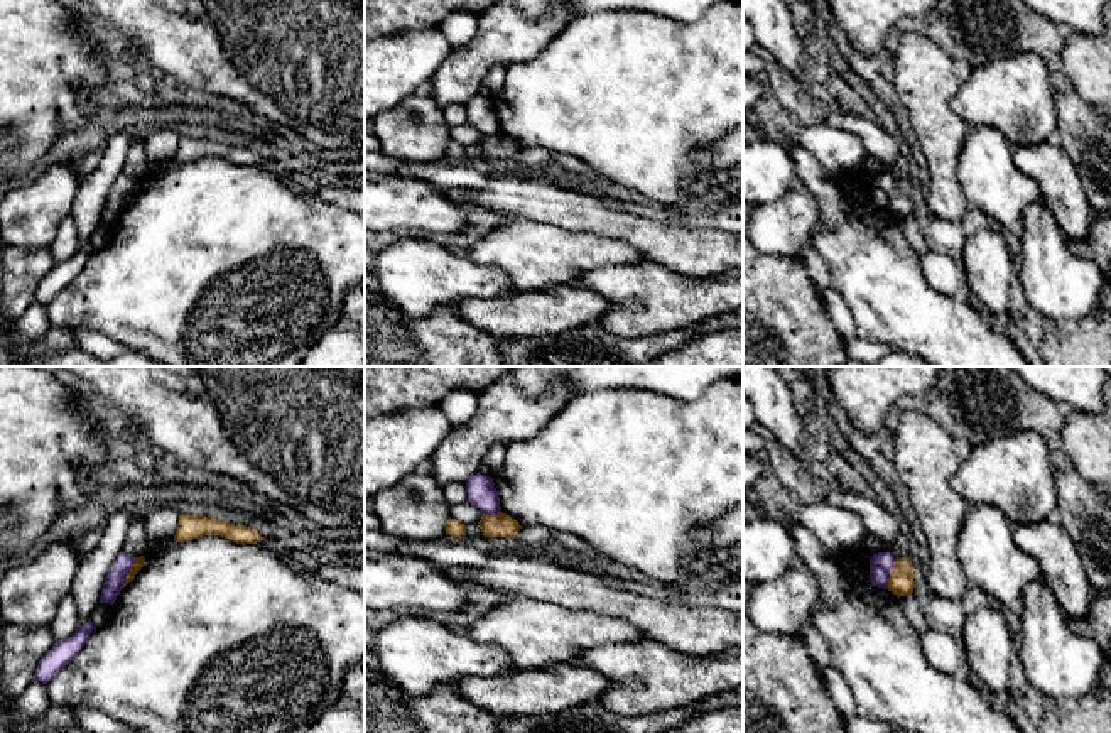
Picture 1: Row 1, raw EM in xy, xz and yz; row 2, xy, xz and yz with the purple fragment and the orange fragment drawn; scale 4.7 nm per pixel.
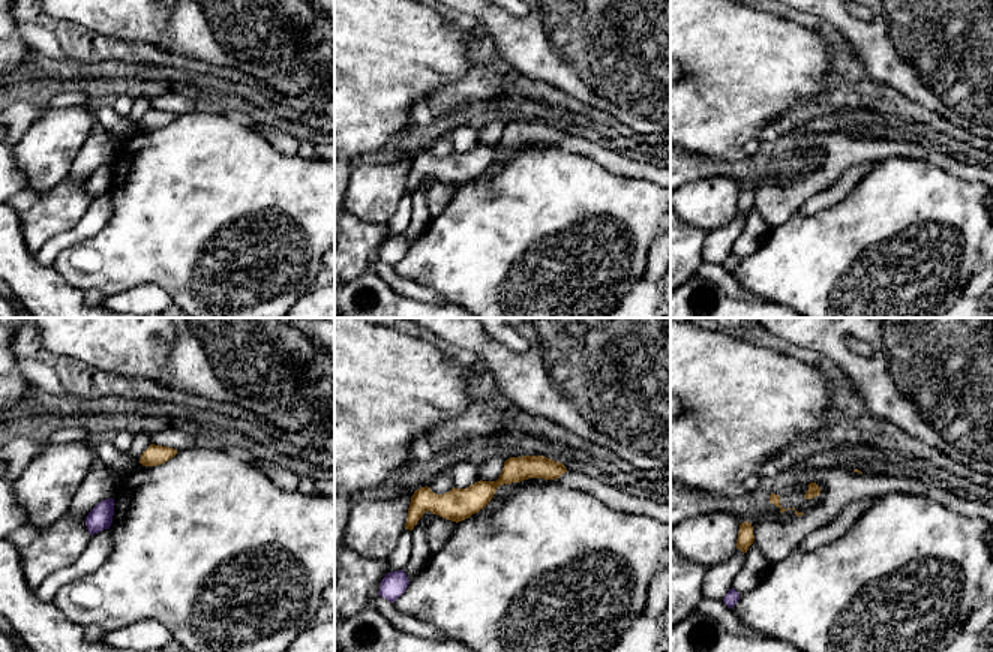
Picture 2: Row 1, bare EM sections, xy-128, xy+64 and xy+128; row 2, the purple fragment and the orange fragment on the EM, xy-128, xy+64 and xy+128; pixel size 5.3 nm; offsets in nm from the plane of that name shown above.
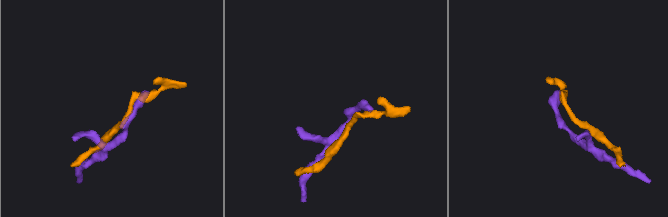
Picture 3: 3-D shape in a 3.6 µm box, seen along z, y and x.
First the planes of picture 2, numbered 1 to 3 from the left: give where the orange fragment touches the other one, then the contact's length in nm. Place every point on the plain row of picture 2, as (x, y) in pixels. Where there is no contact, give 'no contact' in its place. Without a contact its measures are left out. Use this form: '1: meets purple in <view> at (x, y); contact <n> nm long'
1: no contact
2: no contact
3: no contact

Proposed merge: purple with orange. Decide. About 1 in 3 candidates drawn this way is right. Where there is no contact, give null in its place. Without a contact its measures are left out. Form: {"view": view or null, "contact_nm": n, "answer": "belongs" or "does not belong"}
{"view": "xy", "contact_nm": 160, "answer": "does not belong"}

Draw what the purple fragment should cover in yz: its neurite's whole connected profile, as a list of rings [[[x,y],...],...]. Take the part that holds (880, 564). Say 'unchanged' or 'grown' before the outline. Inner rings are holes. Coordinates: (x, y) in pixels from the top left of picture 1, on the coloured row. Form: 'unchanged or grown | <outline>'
unchanged | [[[890,552],[873,554],[870,559],[870,581],[883,589],[888,589],[888,578],[893,567],[895,557]]]

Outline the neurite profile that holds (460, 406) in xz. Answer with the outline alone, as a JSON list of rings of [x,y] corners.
[[[456,388],[441,400],[439,407],[453,424],[464,424],[476,414],[478,402],[478,392]]]

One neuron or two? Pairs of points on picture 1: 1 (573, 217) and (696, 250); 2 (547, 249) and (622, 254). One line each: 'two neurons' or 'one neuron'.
1: one neuron
2: one neuron

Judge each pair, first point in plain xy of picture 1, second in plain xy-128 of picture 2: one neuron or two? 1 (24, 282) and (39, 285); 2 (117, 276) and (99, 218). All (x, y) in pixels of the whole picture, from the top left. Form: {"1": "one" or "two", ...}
{"1": "two", "2": "two"}

